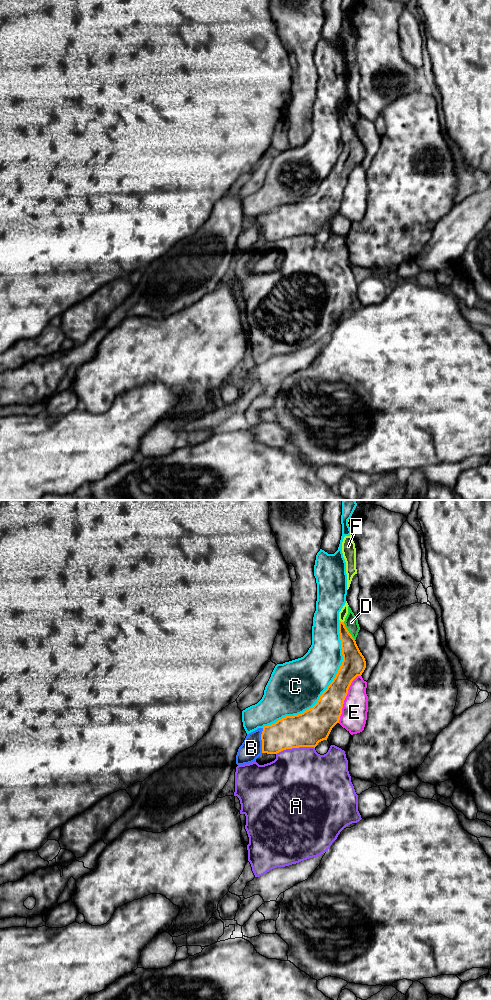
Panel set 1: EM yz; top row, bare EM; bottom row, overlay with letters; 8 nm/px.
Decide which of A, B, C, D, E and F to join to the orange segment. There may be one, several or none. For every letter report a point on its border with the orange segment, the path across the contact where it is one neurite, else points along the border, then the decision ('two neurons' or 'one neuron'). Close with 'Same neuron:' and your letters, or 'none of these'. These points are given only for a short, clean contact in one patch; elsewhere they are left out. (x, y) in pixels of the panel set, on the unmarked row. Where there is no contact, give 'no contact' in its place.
A: meets orange in yz at (295, 235); two neurons
B: meets orange in yz at (261, 227); runs through yz (289, 220), (272, 227), (261, 227), (251, 236); one neuron
C: meets orange in yz at (327, 176); two neurons
D: meets orange in yz at (348, 119); two neurons
E: meets orange in yz at (345, 185); two neurons
F: meets orange in yz at (340, 109); border along yz (339, 107), (343, 110); two neurons
Same neuron: B

